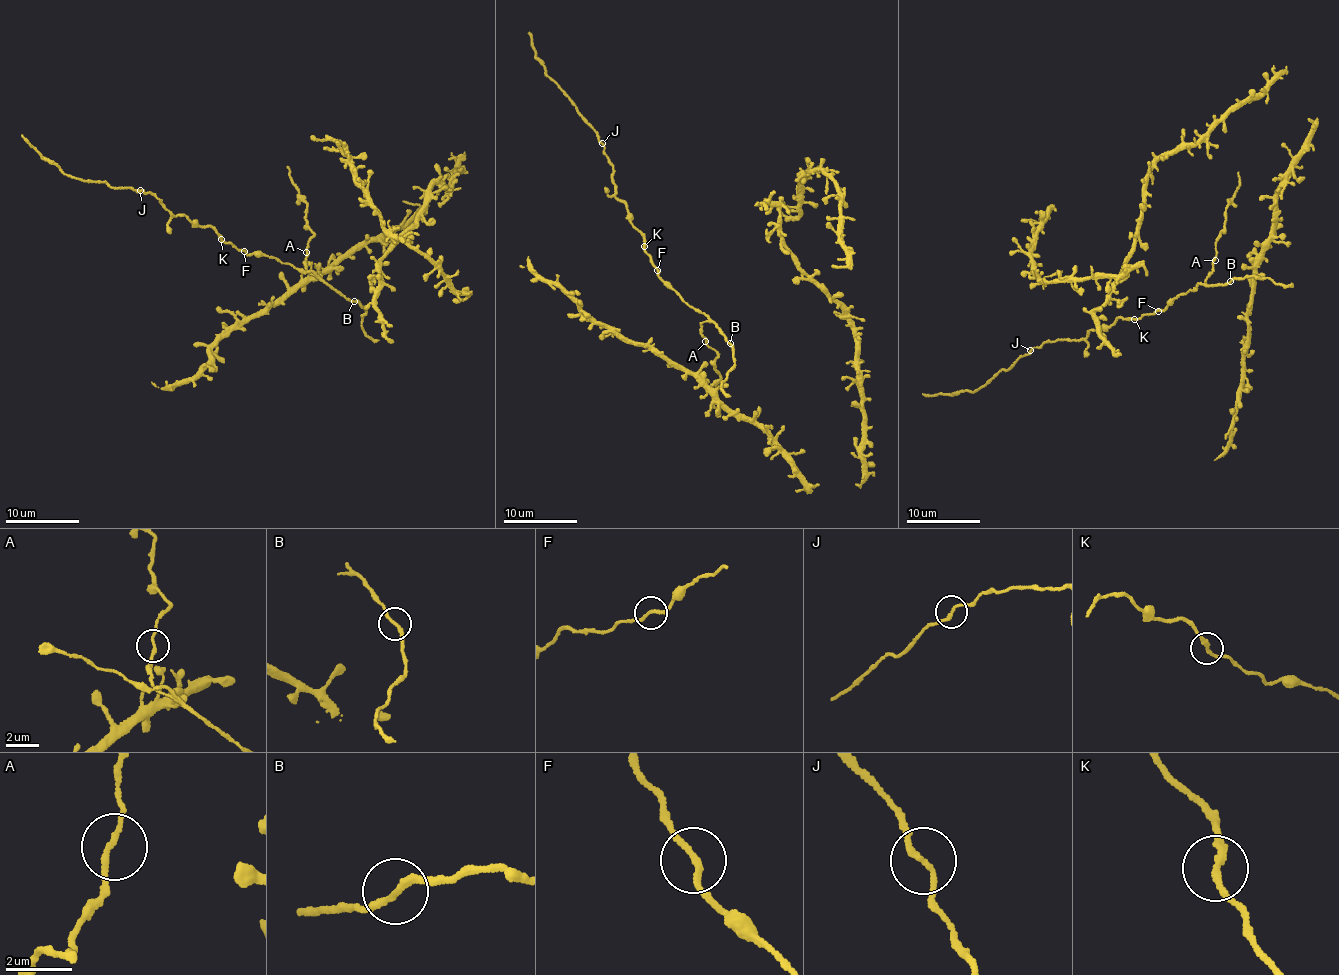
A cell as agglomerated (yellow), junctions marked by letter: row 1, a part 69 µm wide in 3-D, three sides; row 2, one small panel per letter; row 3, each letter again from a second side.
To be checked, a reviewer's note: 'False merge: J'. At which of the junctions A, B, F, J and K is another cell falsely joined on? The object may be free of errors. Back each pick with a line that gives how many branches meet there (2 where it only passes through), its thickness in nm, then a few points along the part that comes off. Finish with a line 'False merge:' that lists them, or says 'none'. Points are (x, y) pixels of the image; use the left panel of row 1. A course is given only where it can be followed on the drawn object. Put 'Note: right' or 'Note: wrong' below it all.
J: 2 | 160 nm | (139, 191), (117, 188), (104, 180), (67, 175), (22, 135)
False merge: J
Note: right

